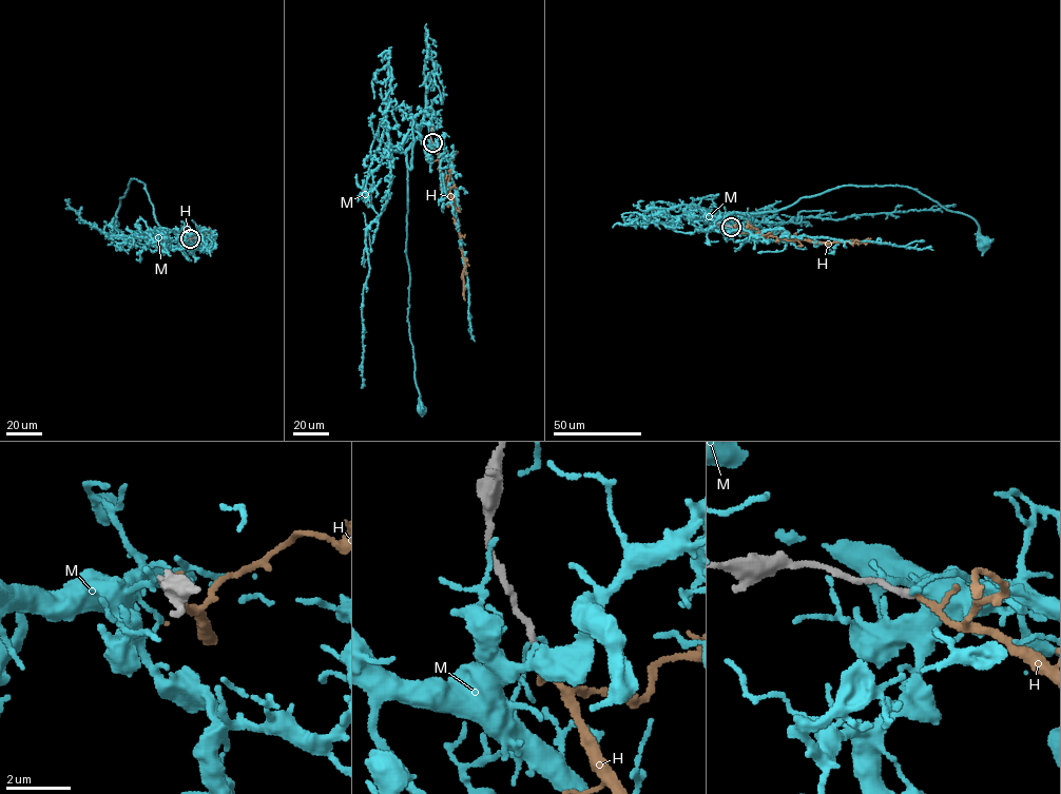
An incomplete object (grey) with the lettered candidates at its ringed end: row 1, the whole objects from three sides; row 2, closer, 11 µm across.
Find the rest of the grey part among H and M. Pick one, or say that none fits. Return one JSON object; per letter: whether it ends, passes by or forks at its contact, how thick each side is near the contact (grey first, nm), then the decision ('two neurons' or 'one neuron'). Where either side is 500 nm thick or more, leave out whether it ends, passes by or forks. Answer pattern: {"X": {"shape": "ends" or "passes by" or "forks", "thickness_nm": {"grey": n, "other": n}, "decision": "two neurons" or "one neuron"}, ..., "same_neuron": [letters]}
{"H": {"shape": "passes by", "thickness_nm": {"grey": 200, "other": 120}, "decision": "one neuron"}, "M": {"shape": "ends", "thickness_nm": {"grey": 200, "other": 150}, "decision": "two neurons"}, "same_neuron": ["H"]}

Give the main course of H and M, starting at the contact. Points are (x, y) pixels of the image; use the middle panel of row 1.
H: (432, 142), (461, 239), (465, 301)
M: (432, 142), (426, 146), (418, 138), (406, 151), (405, 252), (410, 275), (407, 321), (420, 409)

